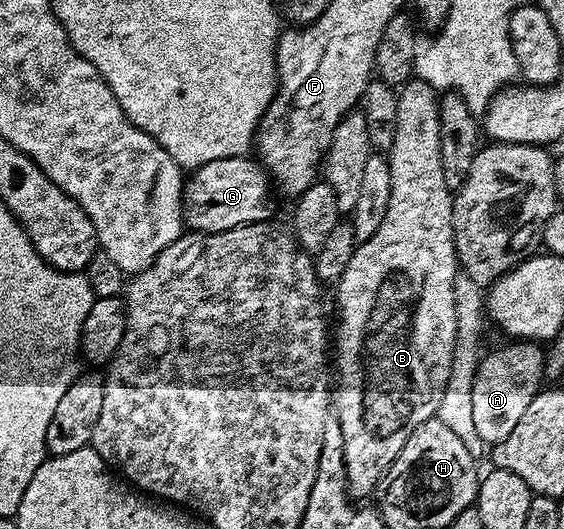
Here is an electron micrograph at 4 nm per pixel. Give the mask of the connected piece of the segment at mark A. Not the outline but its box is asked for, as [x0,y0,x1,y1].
[472,339,543,447]

